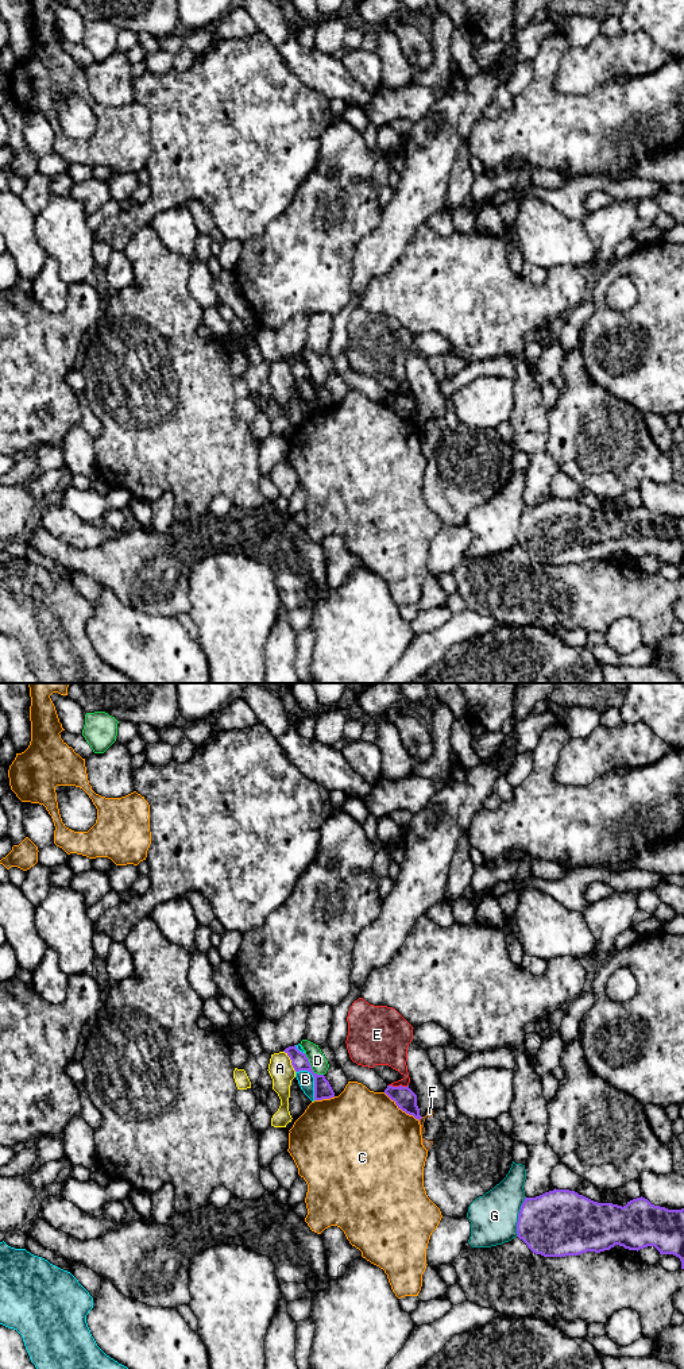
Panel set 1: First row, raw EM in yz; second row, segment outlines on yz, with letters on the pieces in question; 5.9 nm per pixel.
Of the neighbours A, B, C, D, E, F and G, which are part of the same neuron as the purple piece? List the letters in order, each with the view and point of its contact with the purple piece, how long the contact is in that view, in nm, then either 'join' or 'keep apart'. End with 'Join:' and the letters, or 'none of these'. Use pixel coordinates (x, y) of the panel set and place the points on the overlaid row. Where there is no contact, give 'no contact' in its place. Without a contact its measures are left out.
A: yz (292, 1061) | 150 nm | keep apart
B: yz (315, 1079) | 200 nm | keep apart
C: yz (401, 1109) | 280 nm | keep apart
D: yz (310, 1067) | 180 nm | keep apart
E: yz (400, 1086) | 120 nm | keep apart
F: yz (420, 1118) | 40 nm | keep apart
G: yz (518, 1217) | 240 nm | keep apart
Join: none of these

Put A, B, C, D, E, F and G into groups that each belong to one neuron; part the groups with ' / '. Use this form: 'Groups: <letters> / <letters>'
Groups: A / B / C / D / E / F / G

